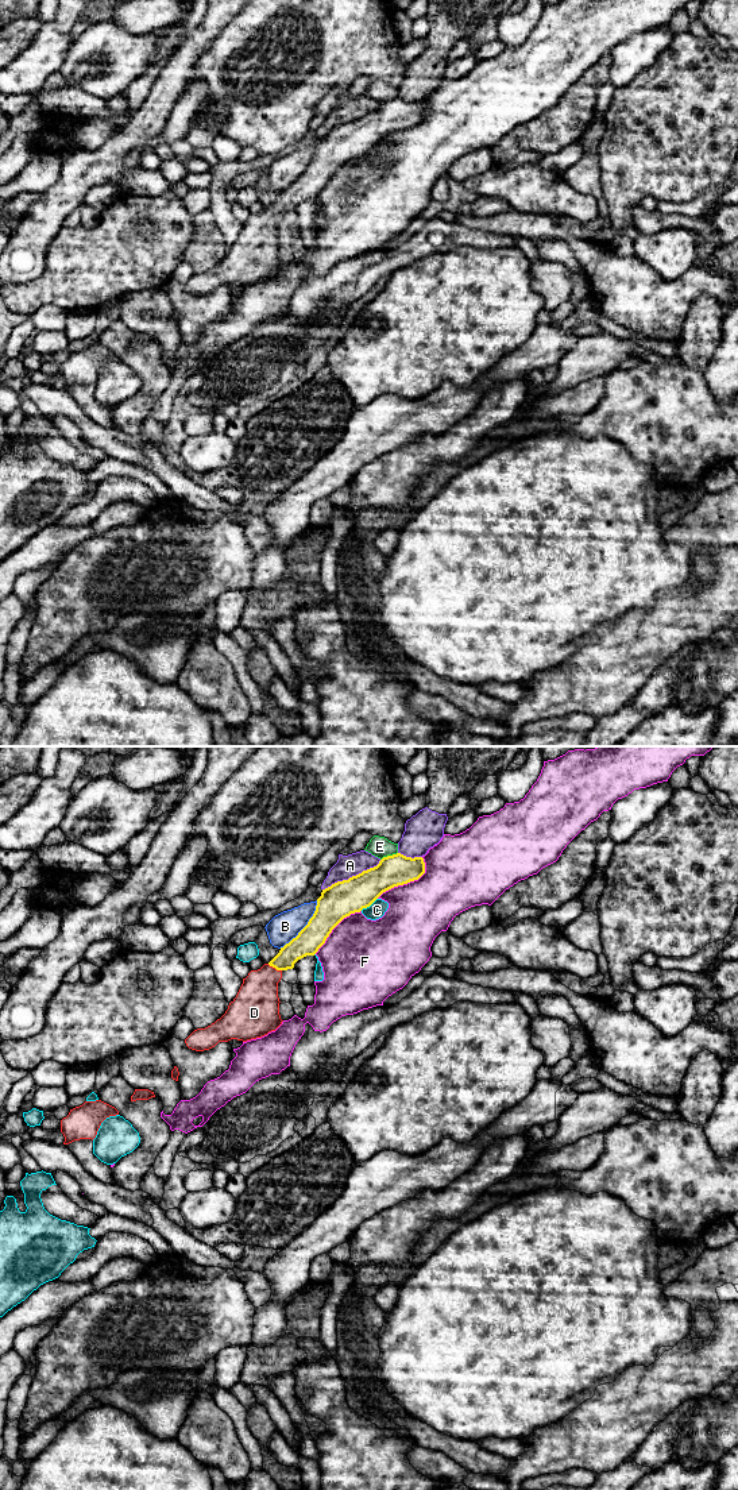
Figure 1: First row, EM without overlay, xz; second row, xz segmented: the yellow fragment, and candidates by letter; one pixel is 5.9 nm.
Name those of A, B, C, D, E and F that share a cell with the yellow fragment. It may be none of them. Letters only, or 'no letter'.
D

